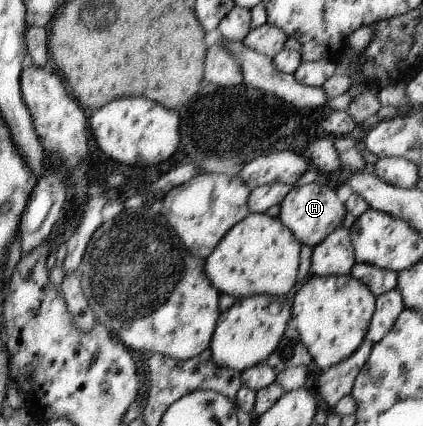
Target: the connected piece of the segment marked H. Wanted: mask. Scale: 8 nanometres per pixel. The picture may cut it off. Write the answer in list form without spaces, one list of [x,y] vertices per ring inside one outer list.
[[[309,183],[293,186],[282,200],[278,218],[301,244],[314,248],[342,225],[346,214],[345,204],[340,202],[335,189],[327,184]]]

